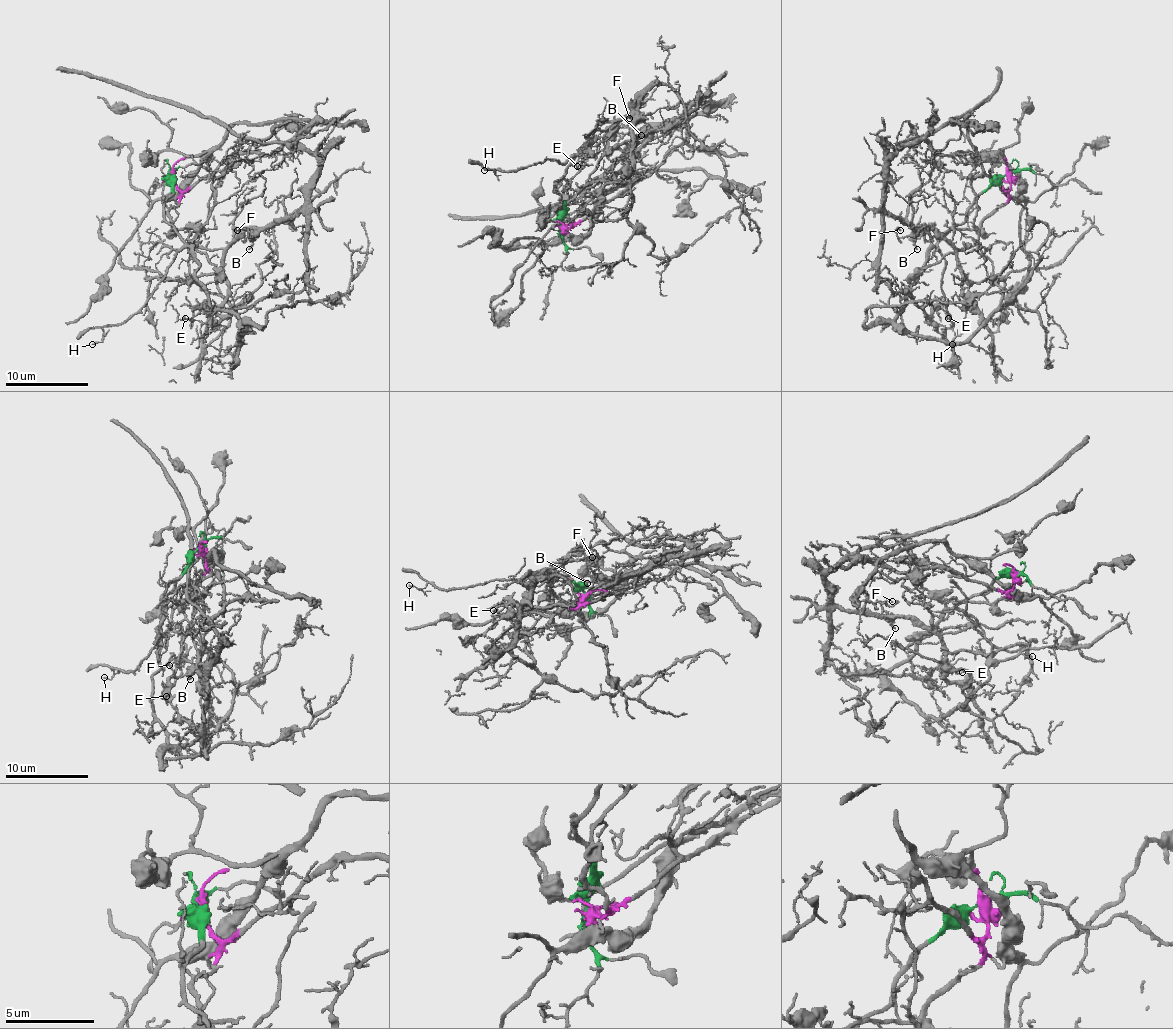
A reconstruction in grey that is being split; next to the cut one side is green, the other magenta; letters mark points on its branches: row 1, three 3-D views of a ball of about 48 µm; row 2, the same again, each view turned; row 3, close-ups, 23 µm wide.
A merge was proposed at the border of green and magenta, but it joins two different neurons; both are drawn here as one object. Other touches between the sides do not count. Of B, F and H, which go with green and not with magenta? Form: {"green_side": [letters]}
{"green_side": ["H"]}

